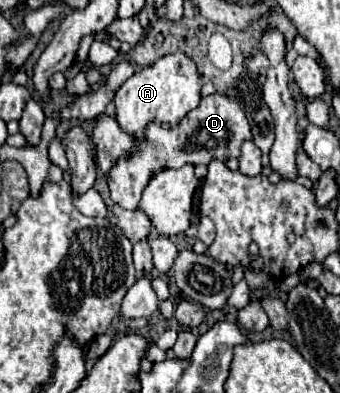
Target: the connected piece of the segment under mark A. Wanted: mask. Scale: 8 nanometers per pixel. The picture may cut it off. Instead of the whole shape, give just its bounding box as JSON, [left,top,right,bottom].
[117,51,201,137]

